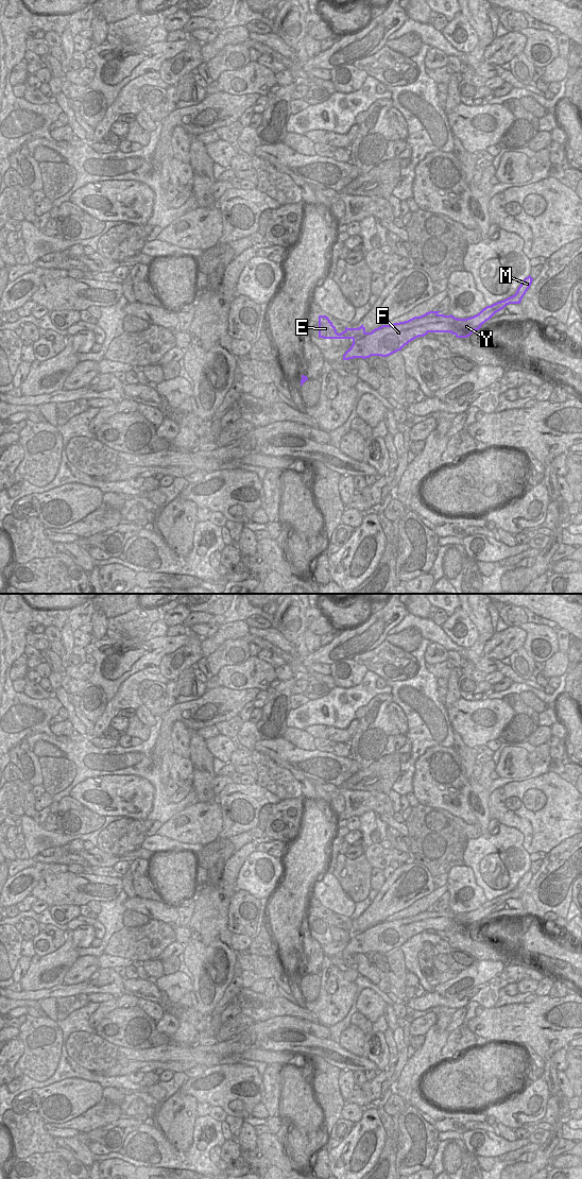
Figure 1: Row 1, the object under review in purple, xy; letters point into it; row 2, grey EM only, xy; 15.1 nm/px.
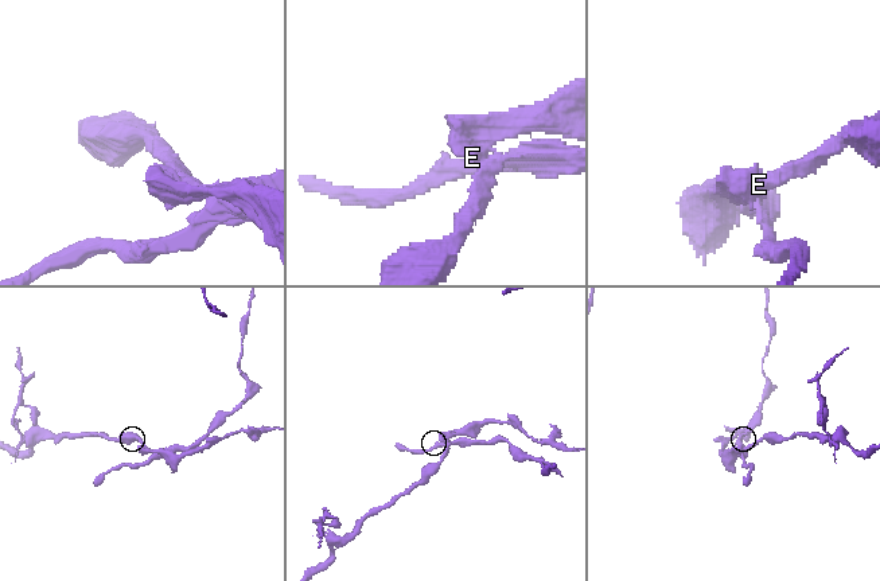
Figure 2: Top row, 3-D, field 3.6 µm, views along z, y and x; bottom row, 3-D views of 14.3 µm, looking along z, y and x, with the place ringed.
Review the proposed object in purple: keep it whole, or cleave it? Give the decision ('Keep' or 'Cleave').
Cleave.

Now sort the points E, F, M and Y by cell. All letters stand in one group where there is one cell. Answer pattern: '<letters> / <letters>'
E / F M Y

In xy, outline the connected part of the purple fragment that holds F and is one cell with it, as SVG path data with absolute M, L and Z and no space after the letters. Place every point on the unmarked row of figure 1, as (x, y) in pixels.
M529 870L523 875L514 890L486 901L478 909L470 912L458 913L451 909L441 909L441 906L429 906L405 917L382 920L372 925L365 933L353 937L343 950L343 955L366 954L371 951L388 952L401 945L412 935L424 932L428 927L450 927L457 933L467 933L507 900L520 899L532 875L533 873Z

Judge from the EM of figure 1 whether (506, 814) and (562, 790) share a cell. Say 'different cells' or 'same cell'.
same cell

